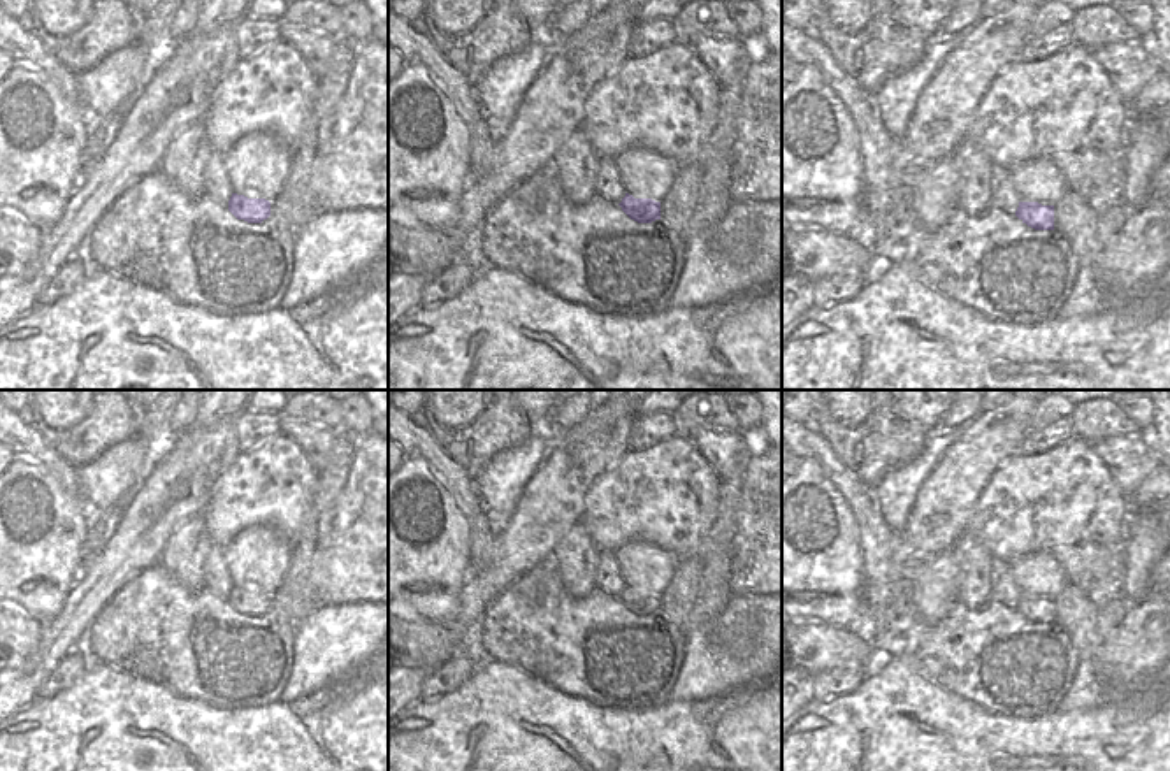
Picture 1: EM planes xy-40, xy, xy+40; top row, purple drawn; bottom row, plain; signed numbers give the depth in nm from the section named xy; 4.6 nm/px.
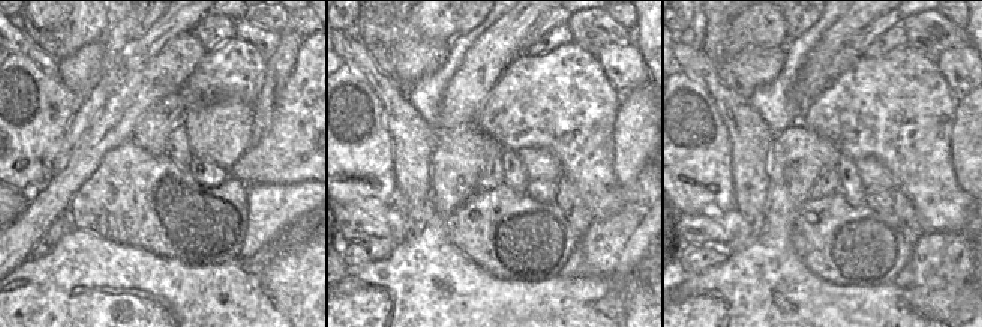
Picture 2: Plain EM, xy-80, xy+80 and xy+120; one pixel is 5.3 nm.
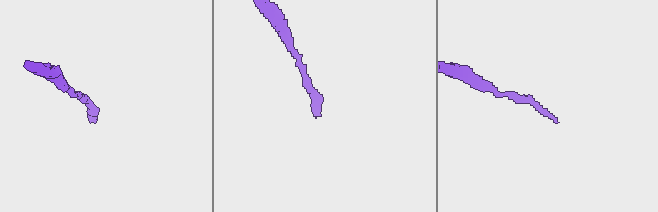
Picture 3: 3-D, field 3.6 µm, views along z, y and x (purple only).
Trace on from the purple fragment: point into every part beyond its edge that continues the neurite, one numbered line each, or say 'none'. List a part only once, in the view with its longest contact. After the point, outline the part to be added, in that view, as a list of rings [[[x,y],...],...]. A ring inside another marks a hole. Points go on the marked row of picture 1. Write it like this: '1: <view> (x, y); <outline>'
none

